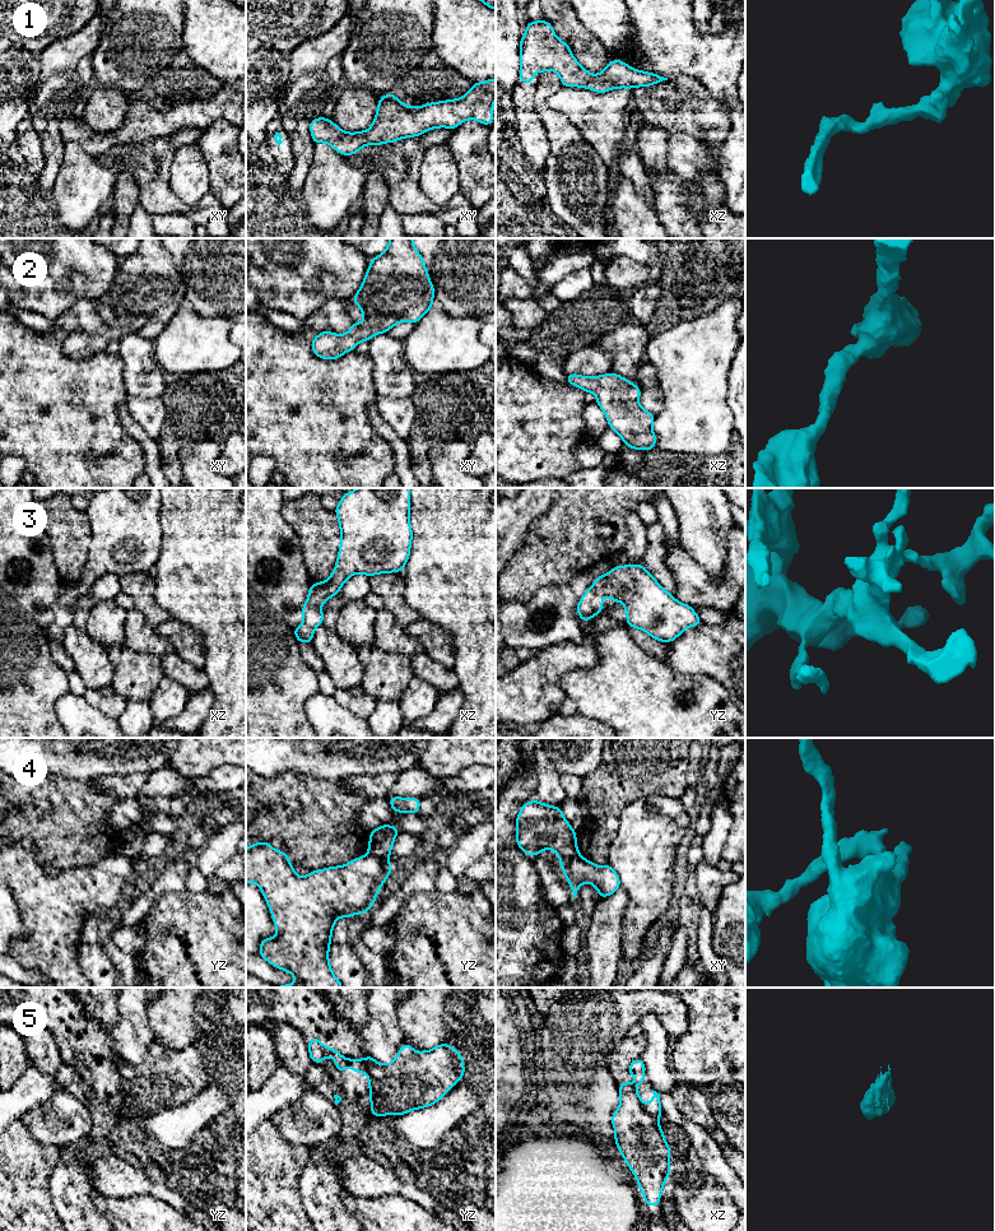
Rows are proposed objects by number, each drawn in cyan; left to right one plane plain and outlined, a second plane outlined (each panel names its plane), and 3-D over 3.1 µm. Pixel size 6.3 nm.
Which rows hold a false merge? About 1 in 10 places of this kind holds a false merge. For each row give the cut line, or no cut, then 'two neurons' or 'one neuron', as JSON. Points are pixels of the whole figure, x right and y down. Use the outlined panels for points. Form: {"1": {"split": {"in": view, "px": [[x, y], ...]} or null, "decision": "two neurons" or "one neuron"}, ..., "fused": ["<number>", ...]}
{"1": {"split": null, "decision": "one neuron"}, "2": {"split": null, "decision": "one neuron"}, "3": {"split": null, "decision": "one neuron"}, "4": {"split": {"in": "yz", "px": [[368, 854], [387, 860]]}, "decision": "two neurons"}, "5": {"split": {"in": "yz", "px": [[375, 1060], [370, 1063], [370, 1086]]}, "decision": "two neurons"}, "fused": ["4", "5"]}

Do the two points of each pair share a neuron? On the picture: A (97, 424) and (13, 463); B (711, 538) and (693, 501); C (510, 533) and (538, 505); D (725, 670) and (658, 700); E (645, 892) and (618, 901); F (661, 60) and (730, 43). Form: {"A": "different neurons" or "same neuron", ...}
{"A": "different neurons", "B": "same neuron", "C": "same neuron", "D": "different neurons", "E": "different neurons", "F": "same neuron"}

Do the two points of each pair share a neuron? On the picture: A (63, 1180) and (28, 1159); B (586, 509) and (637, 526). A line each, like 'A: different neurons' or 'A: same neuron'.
A: different neurons
B: different neurons

